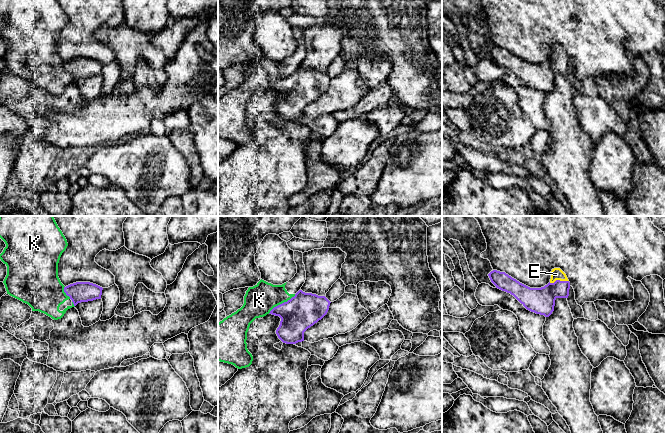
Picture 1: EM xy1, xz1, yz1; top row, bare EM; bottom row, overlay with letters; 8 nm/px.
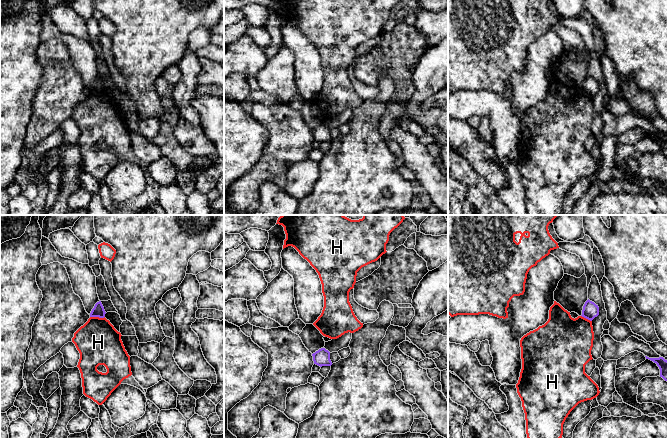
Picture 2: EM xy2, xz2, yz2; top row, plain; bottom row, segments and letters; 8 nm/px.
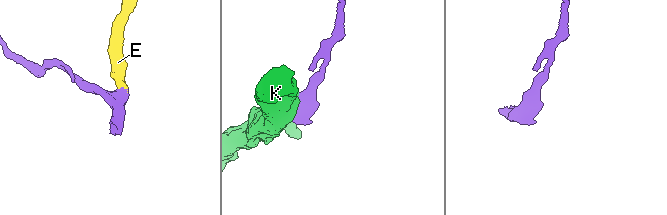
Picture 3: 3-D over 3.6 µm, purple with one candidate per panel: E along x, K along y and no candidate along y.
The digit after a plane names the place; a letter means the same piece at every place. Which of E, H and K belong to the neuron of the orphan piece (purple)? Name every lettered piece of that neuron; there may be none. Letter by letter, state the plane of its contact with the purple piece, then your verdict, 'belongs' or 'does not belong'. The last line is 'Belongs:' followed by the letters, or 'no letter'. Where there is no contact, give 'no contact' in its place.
E: contact in yz1; belongs
H: contact in xy2; does not belong
K: contact in xz1; does not belong
Belongs: E

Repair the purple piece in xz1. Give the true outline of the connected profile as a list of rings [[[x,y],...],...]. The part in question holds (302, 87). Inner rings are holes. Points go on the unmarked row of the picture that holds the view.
[[[299,66],[294,73],[269,89],[281,94],[276,106],[278,114],[286,120],[304,117],[304,108],[327,90],[330,79],[325,72]]]

